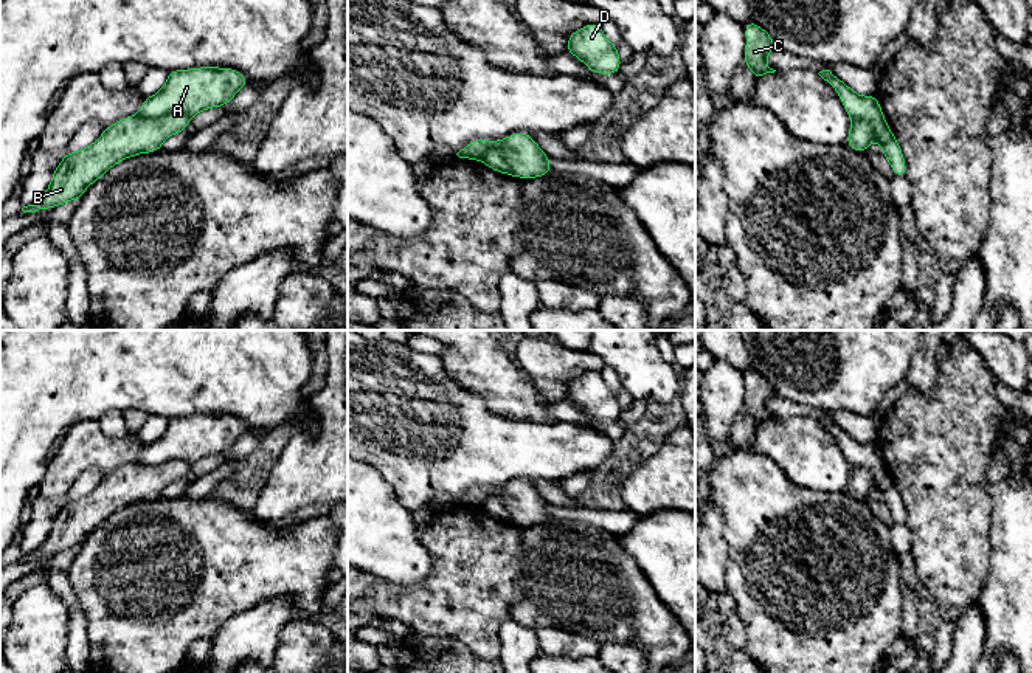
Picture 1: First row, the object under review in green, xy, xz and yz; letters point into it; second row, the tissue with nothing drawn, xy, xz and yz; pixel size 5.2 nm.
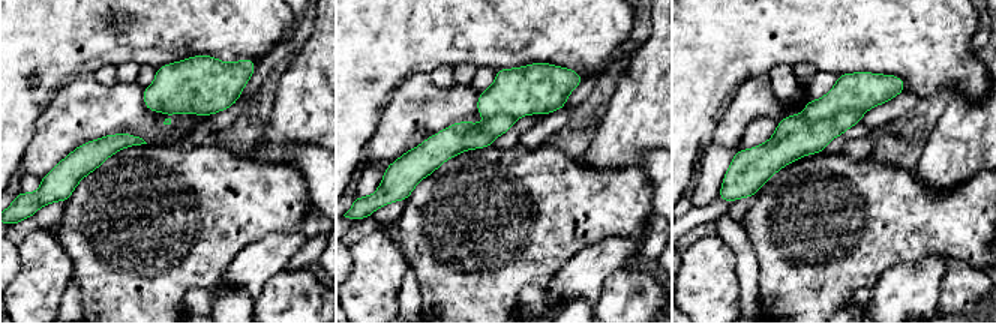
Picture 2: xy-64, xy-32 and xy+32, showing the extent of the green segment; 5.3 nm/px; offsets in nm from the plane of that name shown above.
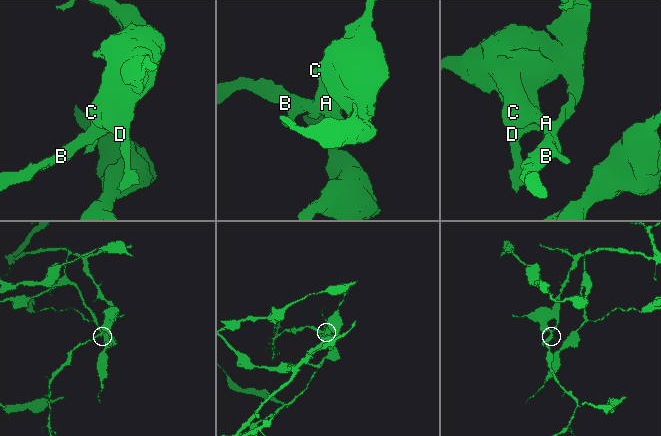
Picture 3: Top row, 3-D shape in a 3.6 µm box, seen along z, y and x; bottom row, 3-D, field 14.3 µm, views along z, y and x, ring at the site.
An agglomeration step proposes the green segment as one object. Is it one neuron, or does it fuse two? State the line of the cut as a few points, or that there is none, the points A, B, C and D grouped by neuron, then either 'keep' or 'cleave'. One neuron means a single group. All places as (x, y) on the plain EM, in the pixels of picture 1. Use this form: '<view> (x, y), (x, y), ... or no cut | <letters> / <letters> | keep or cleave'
xy (190, 462), (168, 459), (157, 465), (138, 464) | A C D / B | cleave

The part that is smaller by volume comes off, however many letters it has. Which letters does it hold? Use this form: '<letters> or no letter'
A, C, D

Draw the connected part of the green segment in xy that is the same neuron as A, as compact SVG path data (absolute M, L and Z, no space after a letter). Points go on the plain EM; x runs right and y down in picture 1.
M233 416L172 417L163 436L144 445L138 464L158 467L171 459L194 464L202 457L227 453L245 433L248 426Z

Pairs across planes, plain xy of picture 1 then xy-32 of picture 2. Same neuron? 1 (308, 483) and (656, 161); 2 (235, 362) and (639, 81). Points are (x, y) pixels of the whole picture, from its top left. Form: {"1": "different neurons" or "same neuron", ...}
{"1": "different neurons", "2": "different neurons"}

